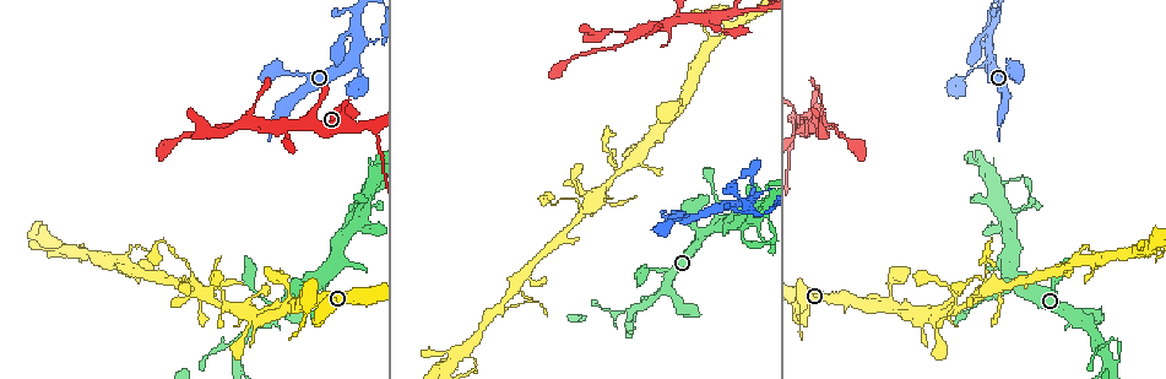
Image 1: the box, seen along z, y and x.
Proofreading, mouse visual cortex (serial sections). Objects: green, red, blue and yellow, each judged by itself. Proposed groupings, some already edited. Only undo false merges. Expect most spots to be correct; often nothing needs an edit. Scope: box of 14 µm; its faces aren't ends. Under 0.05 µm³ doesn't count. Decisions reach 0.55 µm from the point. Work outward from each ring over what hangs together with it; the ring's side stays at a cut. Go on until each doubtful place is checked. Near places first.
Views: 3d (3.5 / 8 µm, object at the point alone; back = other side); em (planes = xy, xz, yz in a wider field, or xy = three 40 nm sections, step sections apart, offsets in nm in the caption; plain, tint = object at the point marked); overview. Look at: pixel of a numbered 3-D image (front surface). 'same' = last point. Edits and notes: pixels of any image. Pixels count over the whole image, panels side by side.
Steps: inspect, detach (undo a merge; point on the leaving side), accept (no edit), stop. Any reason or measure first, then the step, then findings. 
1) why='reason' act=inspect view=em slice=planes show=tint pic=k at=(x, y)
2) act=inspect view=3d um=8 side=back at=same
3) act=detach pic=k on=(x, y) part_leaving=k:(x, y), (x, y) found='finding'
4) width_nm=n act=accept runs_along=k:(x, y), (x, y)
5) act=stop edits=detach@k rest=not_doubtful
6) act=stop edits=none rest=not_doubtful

why='three arms meet' act=inspect view=3d um=3.5 side=back pic=1 at=(826, 126)

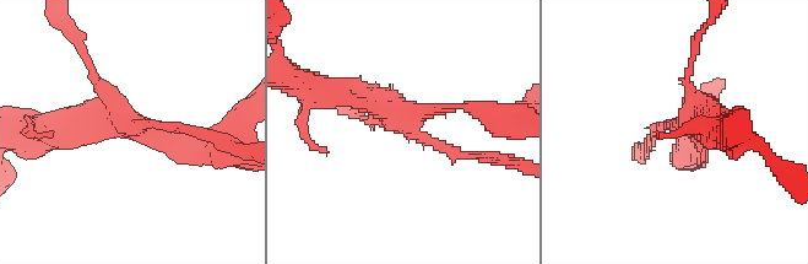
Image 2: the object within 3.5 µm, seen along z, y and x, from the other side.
why='now the EM' act=inspect view=em slice=xy step=1 show=tint pic=2 at=(131, 126)

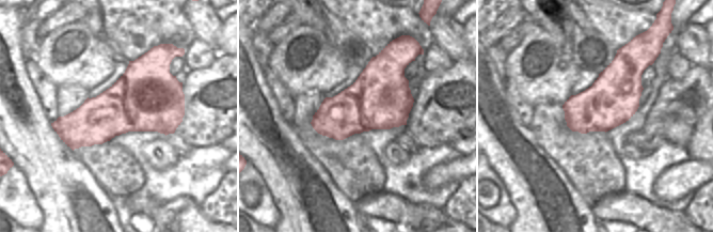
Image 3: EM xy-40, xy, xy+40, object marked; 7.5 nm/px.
act=accept runs_along=2:(64, 129), (113, 114), (204, 151) found='continuous, no second cell'

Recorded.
why='four arms meet' act=inspect view=3d um=8 pic=1 at=(591, 198)

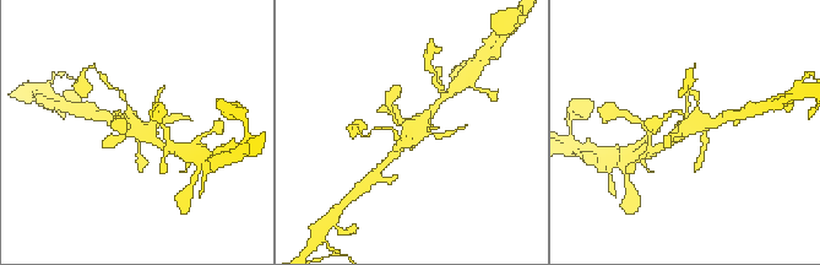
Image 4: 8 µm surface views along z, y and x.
why='need the tissue' act=inspect view=em slice=xy step=2 show=tint pic=4 at=(689, 125)

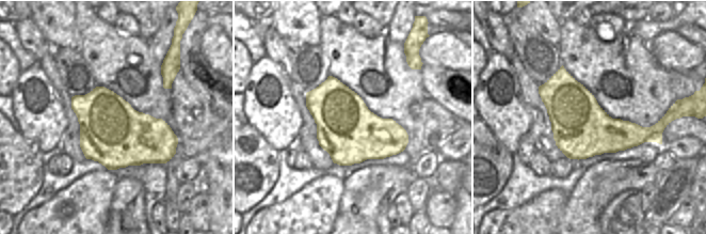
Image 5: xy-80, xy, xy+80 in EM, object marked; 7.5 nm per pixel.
act=accept runs_along=4:(435, 106), (392, 155) found='continuous, no second cell'

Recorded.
why='sudden change in width' act=inspect view=3d um=3.5 pic=1 at=(188, 267)

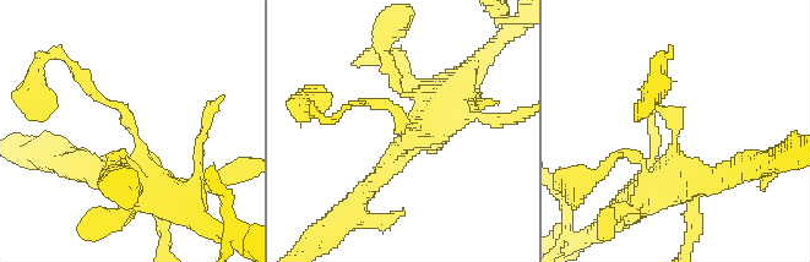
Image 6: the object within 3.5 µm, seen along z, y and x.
act=inspect view=em slice=xy step=1 show=tint pic=6 at=(407, 127)

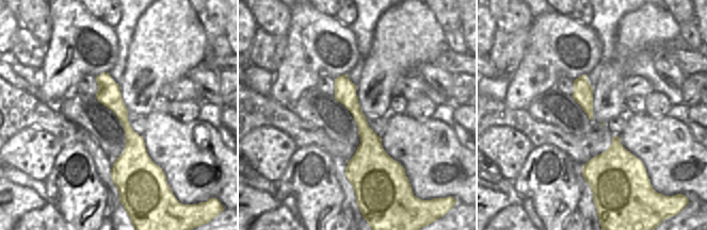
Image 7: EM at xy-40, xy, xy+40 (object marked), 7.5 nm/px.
width_nm=160 act=accept runs_along=7:(106, 75), (131, 135), (125, 182) found='one cell here'

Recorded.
why='side arm on a straight run' act=inspect view=3d um=3.5 pic=1 at=(1111, 366)

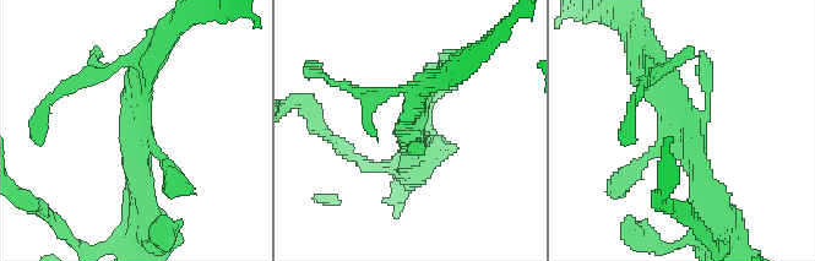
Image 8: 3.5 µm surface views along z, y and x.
why='now the EM' act=inspect view=em slice=xy step=5 show=tint pic=8 at=(684, 123)

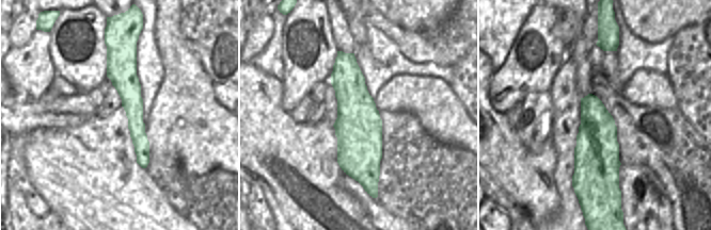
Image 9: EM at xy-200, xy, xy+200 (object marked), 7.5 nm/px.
act=accept runs_along=9:(340, 53), (357, 110), (367, 186) found='all the same cell'

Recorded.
why='side arm on a straight run' act=inspect view=3d um=3.5 pic=1 at=(990, 32)

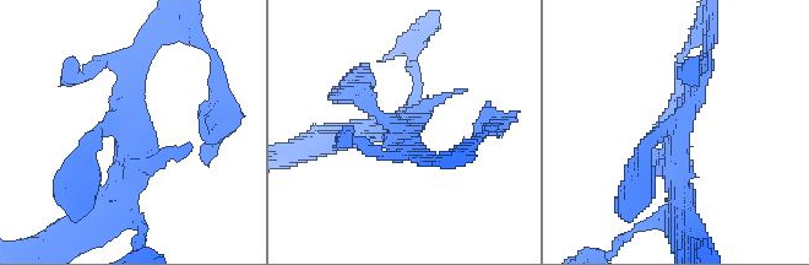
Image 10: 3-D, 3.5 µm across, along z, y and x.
act=inspect view=em slice=xy step=2 show=tint pic=10 at=(400, 127)

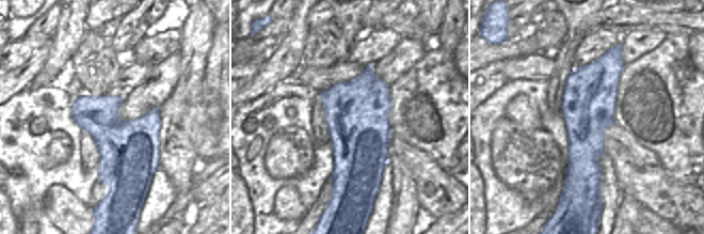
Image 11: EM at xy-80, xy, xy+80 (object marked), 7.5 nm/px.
act=inspect view=em slice=xy step=1 show=tint at=same

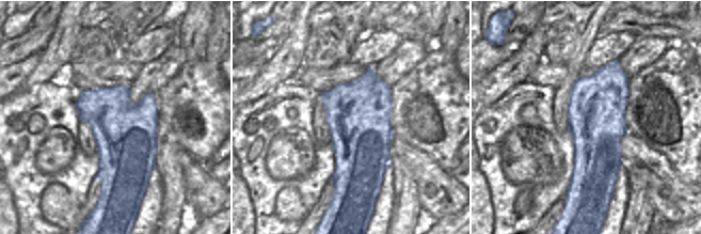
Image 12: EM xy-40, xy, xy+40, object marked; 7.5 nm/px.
arm_widths_nm=150,200,250 act=accept runs_along=10:(104, 209), (128, 176), (131, 58) found='all the same cell'

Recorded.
act=stop edits=none rest=not_doubtful

